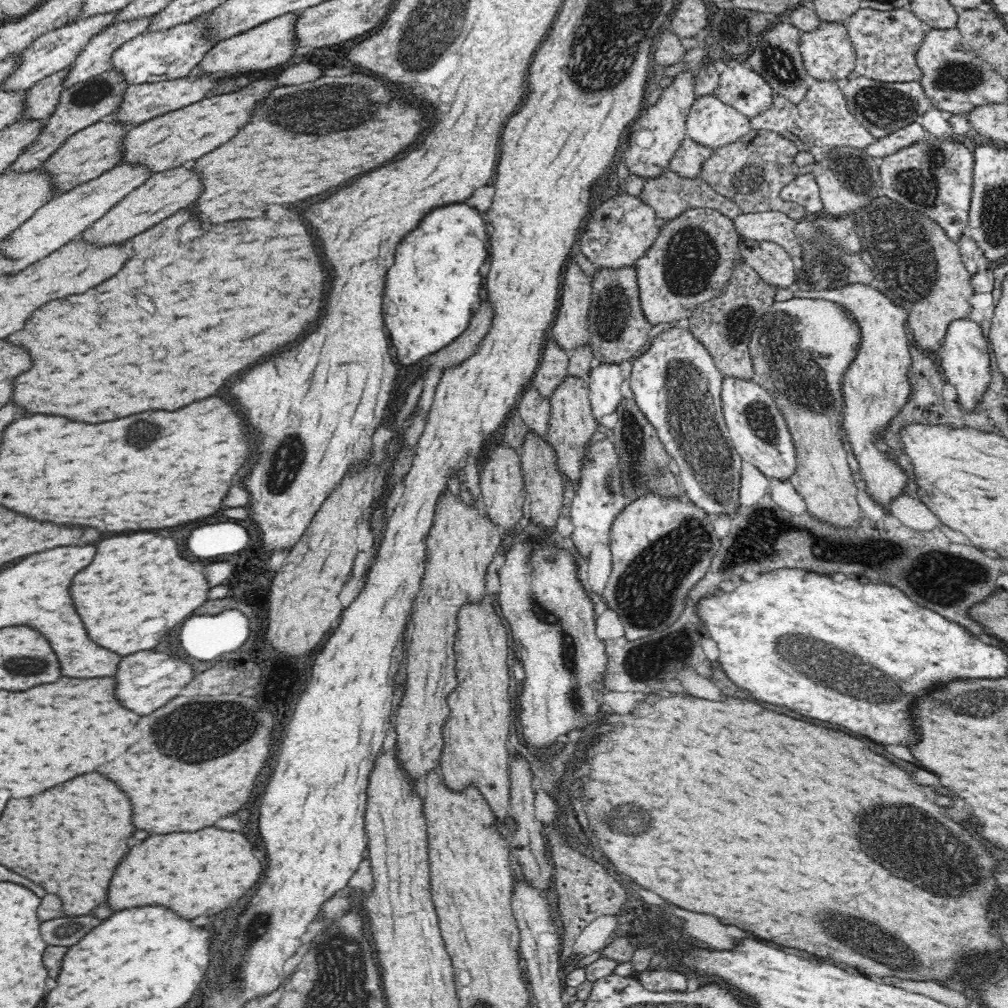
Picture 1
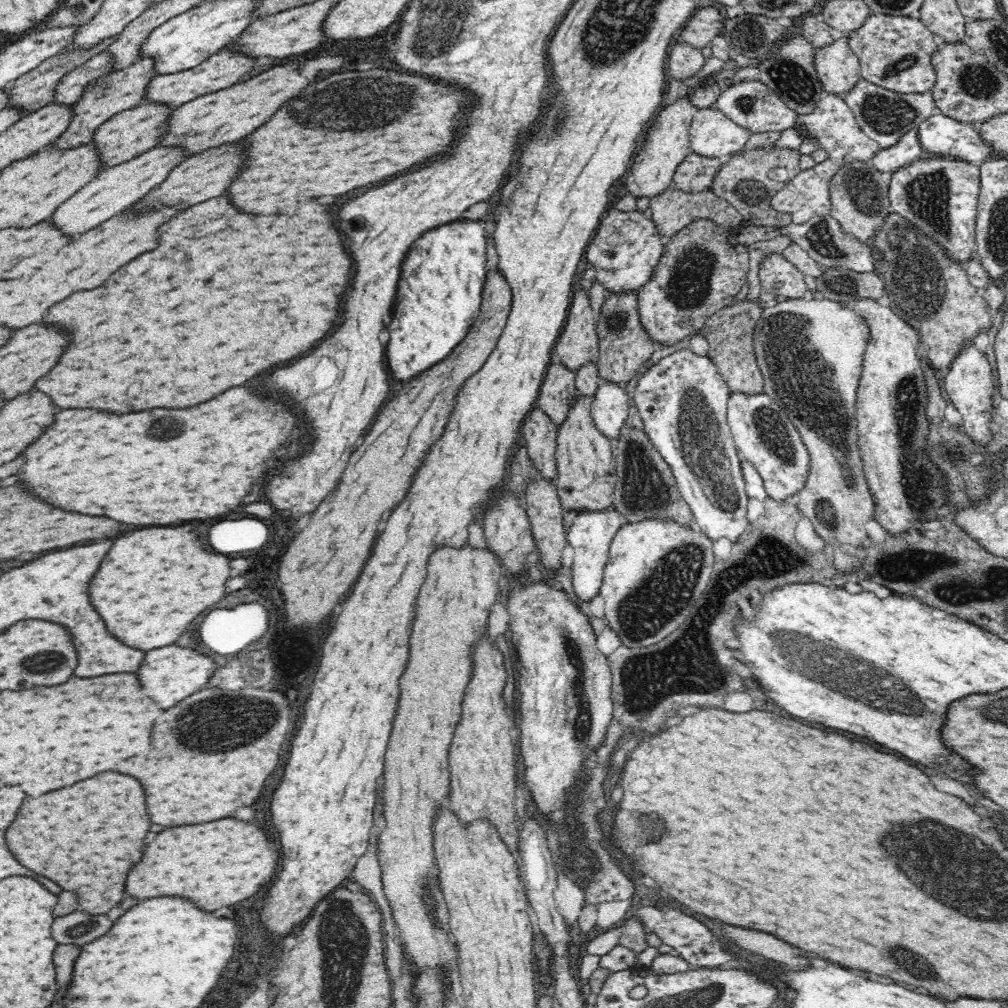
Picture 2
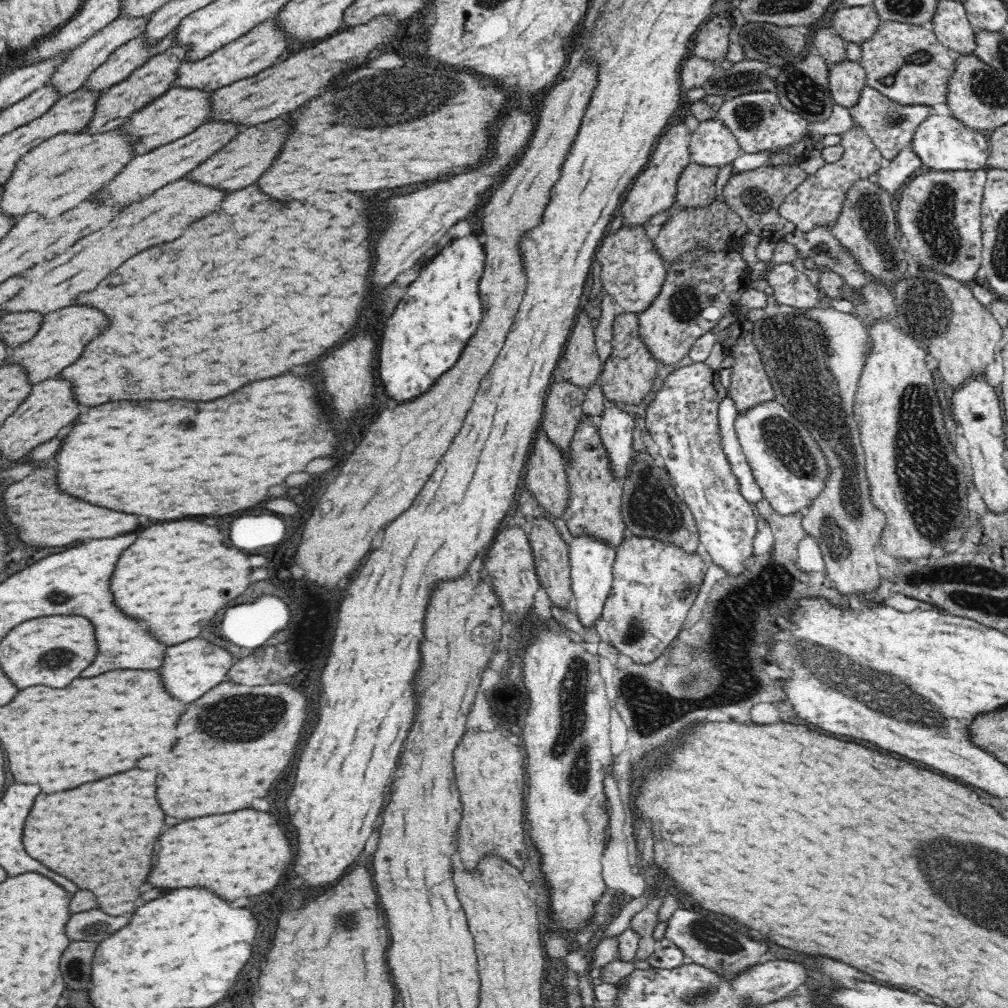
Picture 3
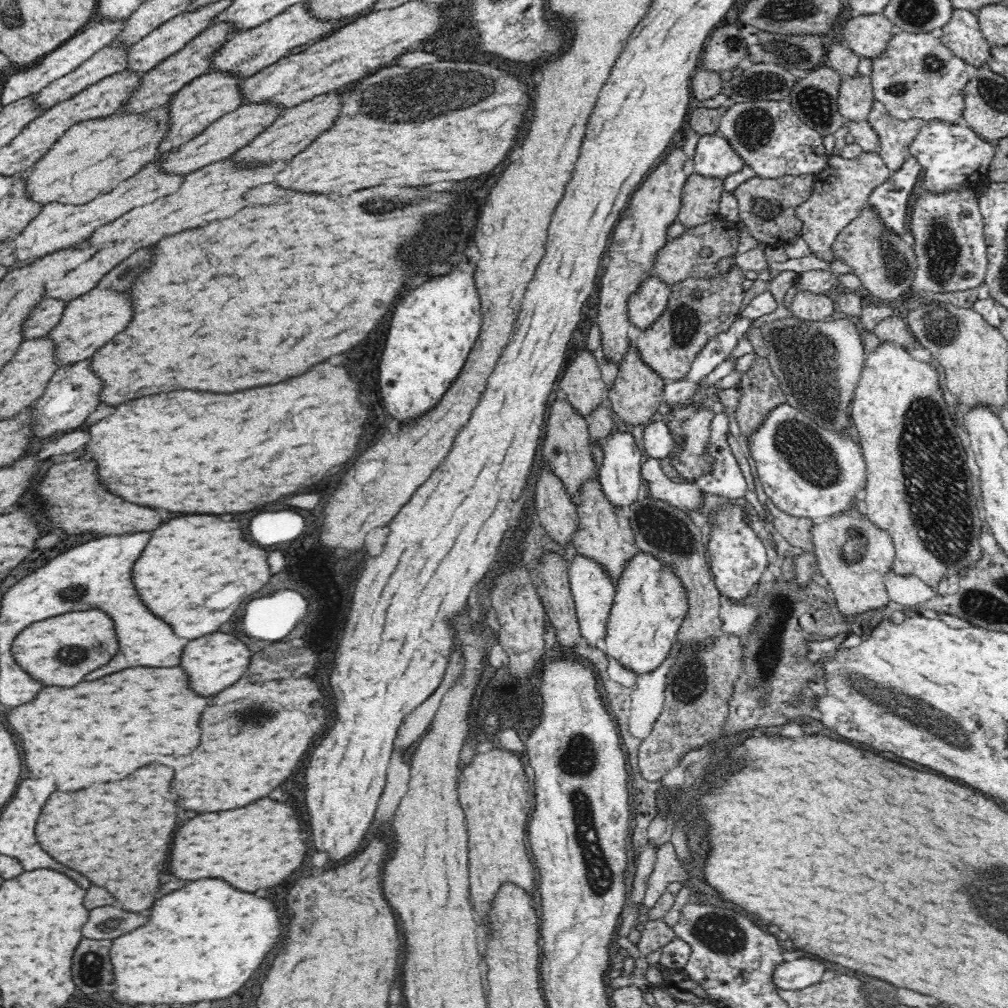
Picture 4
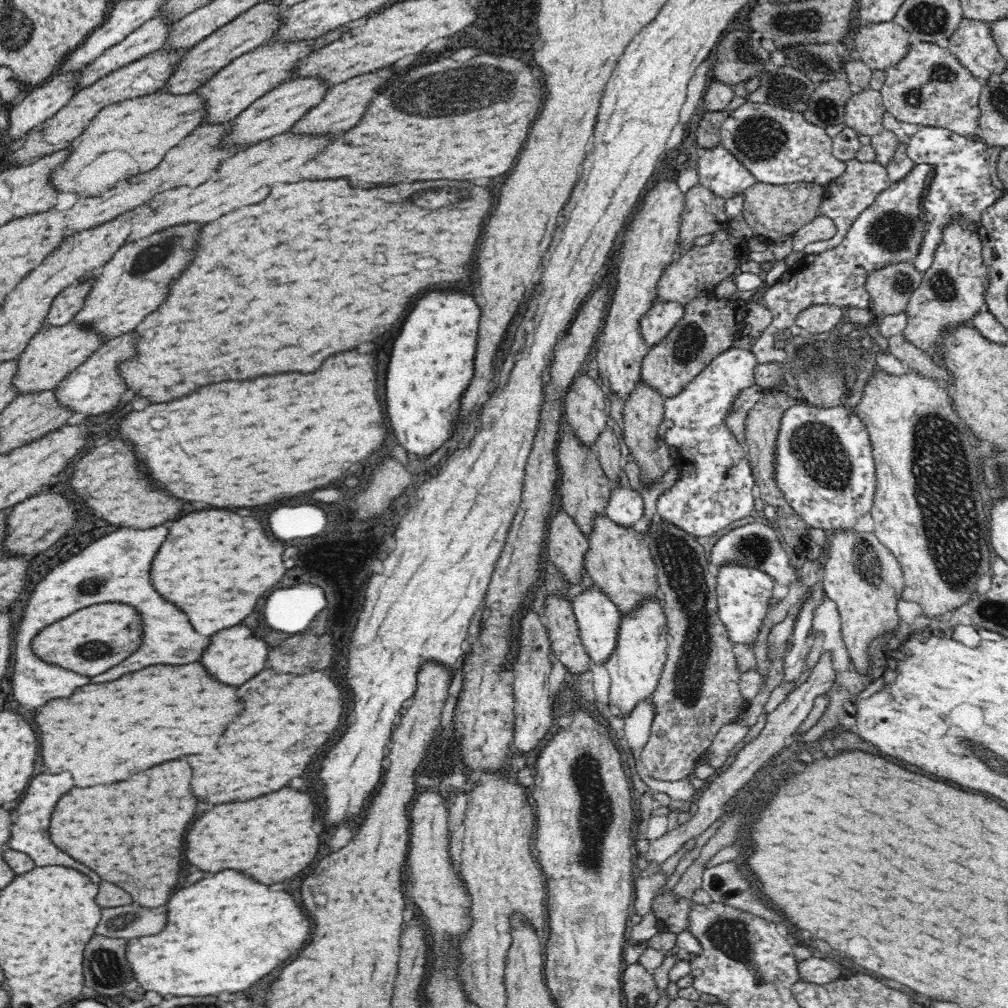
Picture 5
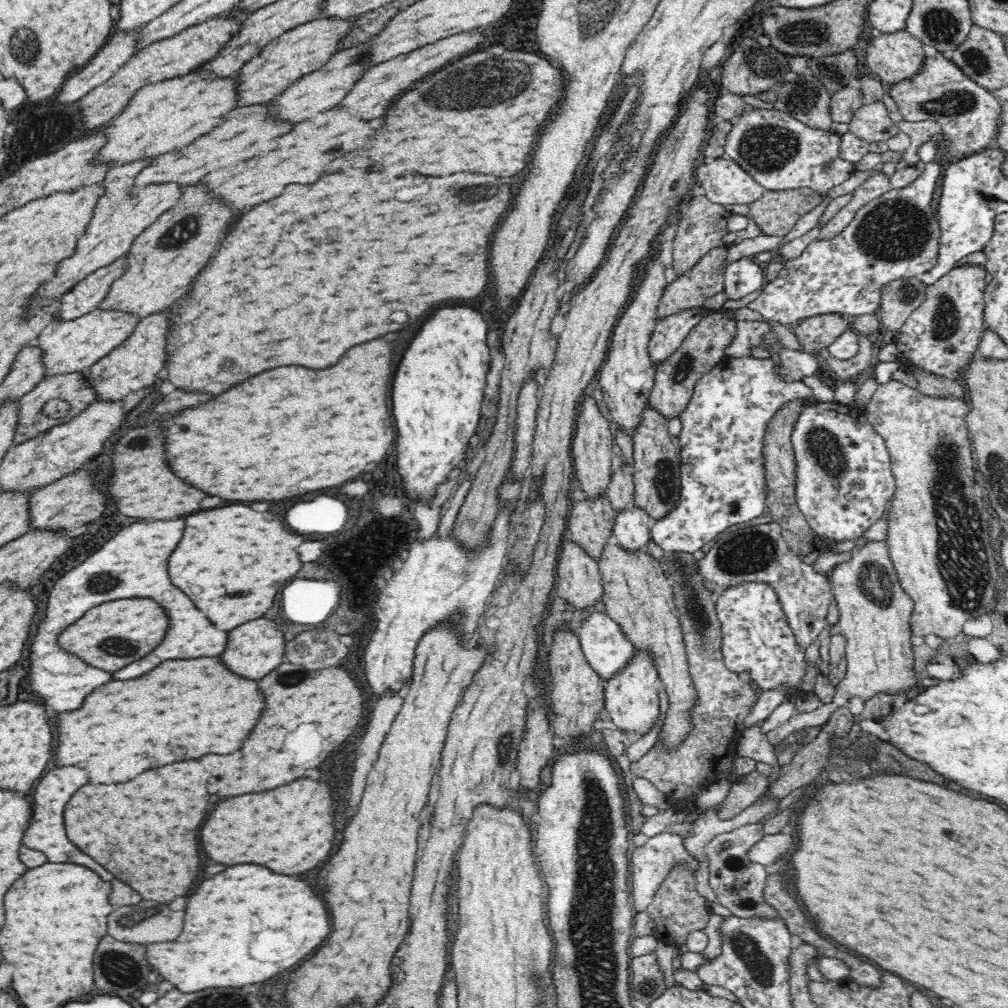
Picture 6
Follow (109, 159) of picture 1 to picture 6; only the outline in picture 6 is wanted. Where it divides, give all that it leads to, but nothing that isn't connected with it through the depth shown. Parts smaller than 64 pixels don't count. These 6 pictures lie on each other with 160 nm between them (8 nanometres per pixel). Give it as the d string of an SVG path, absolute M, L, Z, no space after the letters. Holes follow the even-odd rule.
M320 17L295 26L272 42L268 42L266 46L262 46L262 50L246 64L242 64L242 68L232 76L236 81L236 107L270 103L300 76L322 68L338 51L336 44L342 36L346 36L350 26L350 19Z

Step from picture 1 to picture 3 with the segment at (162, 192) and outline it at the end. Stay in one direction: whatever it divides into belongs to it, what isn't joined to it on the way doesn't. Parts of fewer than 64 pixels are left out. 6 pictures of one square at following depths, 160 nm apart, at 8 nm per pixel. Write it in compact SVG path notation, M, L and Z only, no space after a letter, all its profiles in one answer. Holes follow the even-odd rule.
M282 118L240 130L228 144L224 144L222 148L212 152L212 156L208 156L204 164L200 162L200 166L196 170L190 170L188 174L182 176L182 179L218 188L218 190L242 190L242 188L254 184L262 176L262 172L274 162L276 154L282 148L286 134L288 134L288 126L286 126L286 120L282 120Z

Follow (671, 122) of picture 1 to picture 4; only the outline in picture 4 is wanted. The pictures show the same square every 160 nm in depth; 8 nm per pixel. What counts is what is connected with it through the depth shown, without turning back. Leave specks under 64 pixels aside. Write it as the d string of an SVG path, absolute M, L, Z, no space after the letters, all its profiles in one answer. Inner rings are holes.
M675 146L648 178L640 183L640 188L632 192L627 208L622 211L620 221L611 234L608 268L598 291L597 322L602 334L603 353L616 365L624 358L631 343L628 336L632 324L628 316L628 298L640 286L640 282L654 272L656 252L666 244L667 228L681 212L682 193L687 178L684 164L688 159L682 146Z

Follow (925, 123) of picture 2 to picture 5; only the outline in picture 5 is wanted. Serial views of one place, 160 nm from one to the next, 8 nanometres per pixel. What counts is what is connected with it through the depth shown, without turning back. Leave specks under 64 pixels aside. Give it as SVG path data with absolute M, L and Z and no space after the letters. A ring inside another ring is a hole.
M927 126L921 127L921 129L908 138L907 156L910 160L918 164L927 164L932 166L934 170L934 176L929 183L924 203L922 203L922 211L925 212L926 218L930 219L927 230L922 230L923 240L922 245L918 248L918 254L914 256L912 263L916 270L920 273L928 271L931 268L932 256L934 256L934 250L939 246L942 241L941 230L948 222L951 215L958 215L959 212L964 212L964 215L980 226L981 212L988 209L992 202L996 202L1004 192L1006 188L1004 183L997 177L998 156L1000 156L1000 150L998 148L992 148L990 145L984 143L980 138L969 136L960 136L953 133L951 130L945 129L939 126Z

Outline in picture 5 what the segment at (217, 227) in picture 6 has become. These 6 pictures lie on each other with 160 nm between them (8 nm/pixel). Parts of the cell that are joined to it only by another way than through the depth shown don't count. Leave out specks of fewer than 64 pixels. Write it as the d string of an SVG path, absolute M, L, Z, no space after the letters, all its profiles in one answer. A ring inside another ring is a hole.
M200 224L176 225L122 246L120 252L116 252L114 258L102 268L102 274L95 278L88 296L84 298L84 306L71 322L90 327L99 338L100 346L134 330L166 300L168 282L172 282L172 278L176 278L190 264L198 230Z

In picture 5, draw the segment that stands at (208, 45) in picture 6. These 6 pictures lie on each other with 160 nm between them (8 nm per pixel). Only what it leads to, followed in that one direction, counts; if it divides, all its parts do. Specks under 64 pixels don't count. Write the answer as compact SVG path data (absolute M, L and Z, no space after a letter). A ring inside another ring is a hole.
M170 49L152 51L147 53L144 58L135 60L107 74L104 78L98 79L92 83L92 86L76 90L72 94L72 98L69 98L68 102L52 118L43 122L42 130L38 132L28 131L28 134L23 135L24 142L21 147L10 153L9 163L22 166L37 161L38 158L42 158L46 154L64 150L70 146L75 138L80 136L80 132L86 128L86 124L105 106L161 90L162 86L168 82L168 78L172 76L172 68L180 62L180 55L178 51L170 51Z

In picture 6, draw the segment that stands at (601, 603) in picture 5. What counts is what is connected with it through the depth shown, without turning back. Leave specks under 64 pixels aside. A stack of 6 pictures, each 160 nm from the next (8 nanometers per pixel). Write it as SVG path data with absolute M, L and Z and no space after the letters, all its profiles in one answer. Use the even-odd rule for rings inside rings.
M594 610L580 623L578 636L581 649L590 666L603 678L603 682L606 682L612 678L612 674L616 674L616 670L628 664L634 654L633 642L629 641L618 622L612 620L606 612Z

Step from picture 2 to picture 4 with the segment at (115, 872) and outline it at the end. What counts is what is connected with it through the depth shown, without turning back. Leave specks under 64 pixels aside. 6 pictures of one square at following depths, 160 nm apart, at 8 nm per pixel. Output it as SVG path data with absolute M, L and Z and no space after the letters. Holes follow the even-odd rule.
M150 764L118 782L76 792L52 792L38 818L36 840L60 864L110 890L120 904L118 908L148 910L158 892L158 876L166 868L170 838L176 830L178 810L170 800L172 776L172 768Z

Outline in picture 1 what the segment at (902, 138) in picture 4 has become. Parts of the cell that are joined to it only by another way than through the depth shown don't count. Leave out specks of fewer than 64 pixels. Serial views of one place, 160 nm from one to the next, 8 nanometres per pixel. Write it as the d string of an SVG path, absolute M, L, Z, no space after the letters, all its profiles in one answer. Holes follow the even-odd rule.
M860 75L840 82L840 88L842 88L851 113L860 124L863 124L872 133L875 139L882 138L906 124L910 125L932 105L924 93L922 85L916 80L912 80L912 82L880 82Z

